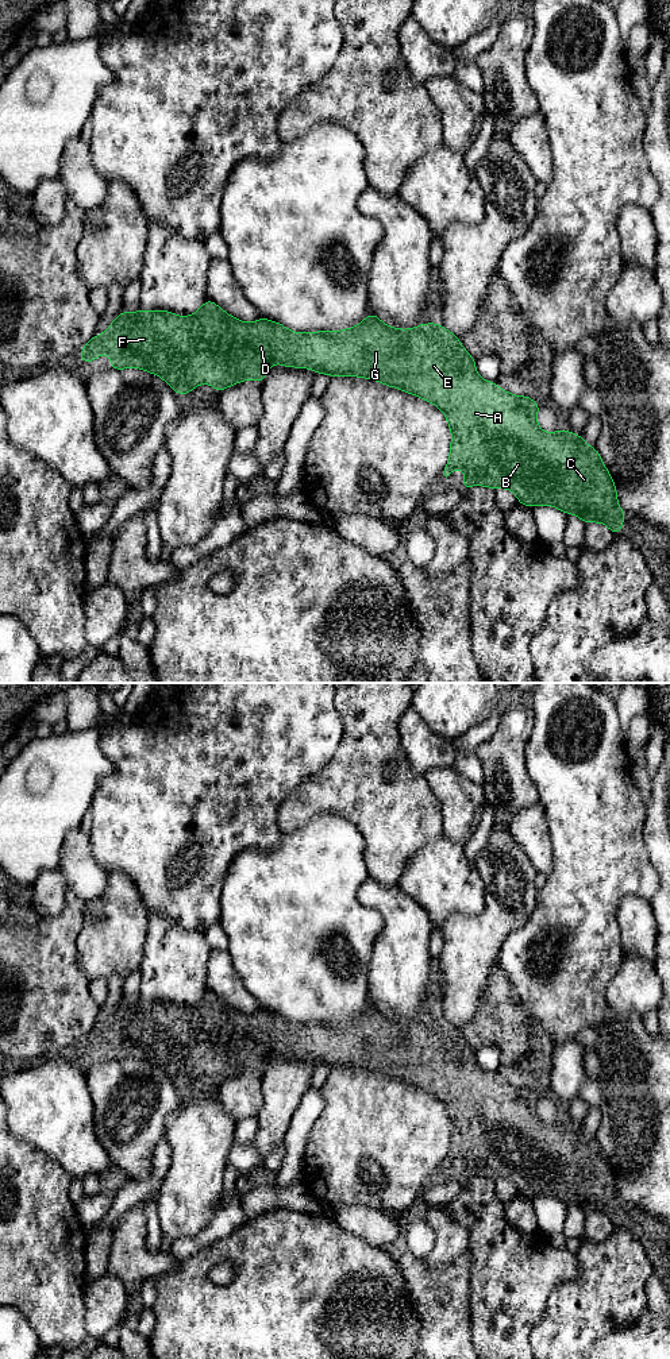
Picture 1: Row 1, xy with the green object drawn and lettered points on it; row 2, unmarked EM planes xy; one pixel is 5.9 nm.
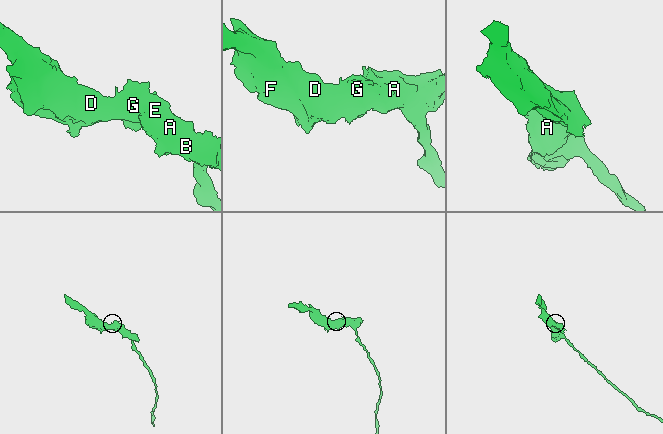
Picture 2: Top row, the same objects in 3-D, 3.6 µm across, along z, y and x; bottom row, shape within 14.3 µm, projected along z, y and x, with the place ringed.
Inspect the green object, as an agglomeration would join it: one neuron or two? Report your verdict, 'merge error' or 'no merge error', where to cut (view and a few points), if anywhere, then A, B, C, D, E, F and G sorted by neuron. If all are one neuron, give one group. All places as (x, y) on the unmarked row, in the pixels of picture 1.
no merge error; no cut; A B C D E F G

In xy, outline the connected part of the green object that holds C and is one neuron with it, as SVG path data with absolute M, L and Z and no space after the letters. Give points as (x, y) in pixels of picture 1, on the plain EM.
M209 989L192 1007L176 1007L166 1001L120 1001L116 1011L100 1027L93 1027L82 1038L81 1053L93 1053L100 1045L109 1045L111 1058L123 1061L138 1058L155 1065L180 1086L189 1084L200 1074L212 1076L217 1084L246 1070L262 1073L273 1054L285 1058L313 1059L316 1065L334 1067L361 1067L382 1076L404 1081L436 1096L447 1109L451 1120L450 1151L443 1166L447 1169L455 1159L466 1163L461 1180L486 1177L512 1181L519 1194L525 1197L547 1196L566 1205L575 1205L584 1213L602 1213L615 1225L620 1225L625 1202L617 1196L617 1184L612 1167L602 1154L596 1138L588 1138L585 1128L561 1120L547 1124L538 1117L536 1105L540 1099L531 1088L513 1088L502 1082L496 1073L486 1073L475 1062L475 1051L462 1038L458 1027L439 1015L420 1015L412 1020L396 1020L385 1016L374 1004L361 1015L339 1023L297 1024L282 1015L261 1008L255 1014L243 1014L227 1005Z

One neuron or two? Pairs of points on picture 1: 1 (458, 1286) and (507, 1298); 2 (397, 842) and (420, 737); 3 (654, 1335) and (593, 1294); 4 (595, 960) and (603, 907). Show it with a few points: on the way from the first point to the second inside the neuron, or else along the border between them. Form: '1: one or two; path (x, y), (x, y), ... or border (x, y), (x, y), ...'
1: two; border (472, 1258), (470, 1320)
2: two; border (401, 741), (408, 765), (424, 776)
3: two; border (649, 1311), (631, 1323), (617, 1324), (604, 1334)
4: one; path (595, 946), (595, 921)

